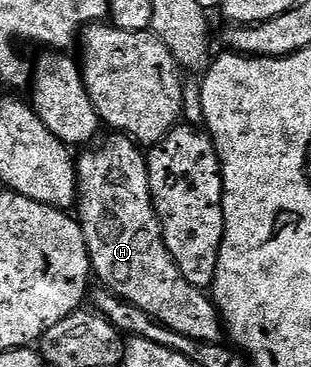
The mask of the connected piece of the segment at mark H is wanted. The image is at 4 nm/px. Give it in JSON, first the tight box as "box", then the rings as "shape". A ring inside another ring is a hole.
{"box":[77,134,225,344],"shape":[[[111,134],[104,144],[98,144],[88,147],[84,151],[88,152],[77,160],[77,219],[85,234],[94,279],[99,279],[106,291],[137,306],[137,310],[145,310],[145,314],[169,330],[185,334],[185,338],[197,340],[200,344],[220,343],[225,329],[214,299],[204,289],[193,287],[183,278],[163,241],[163,226],[155,213],[149,190],[144,149],[131,137],[122,134]]]}

